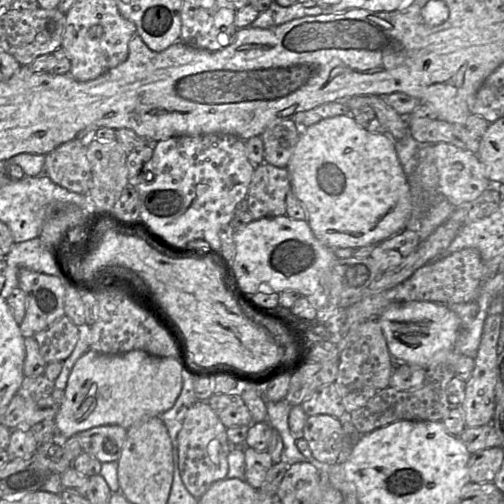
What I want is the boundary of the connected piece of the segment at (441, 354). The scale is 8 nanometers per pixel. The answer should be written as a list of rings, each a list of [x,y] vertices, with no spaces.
[[[428,301],[391,305],[379,315],[379,322],[391,356],[424,369],[435,366],[453,351],[460,326],[458,316],[447,305]]]

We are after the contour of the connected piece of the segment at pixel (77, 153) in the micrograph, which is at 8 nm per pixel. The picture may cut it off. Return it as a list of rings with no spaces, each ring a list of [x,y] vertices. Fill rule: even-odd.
[[[77,139],[57,146],[45,155],[44,173],[69,191],[88,194],[92,174],[86,147]]]

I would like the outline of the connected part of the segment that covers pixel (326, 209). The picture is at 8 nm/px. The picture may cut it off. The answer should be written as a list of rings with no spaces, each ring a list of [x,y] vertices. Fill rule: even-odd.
[[[351,114],[326,118],[312,126],[302,129],[299,141],[288,163],[287,170],[290,175],[291,190],[304,205],[307,211],[307,221],[312,232],[321,243],[331,249],[359,248],[369,244],[379,244],[403,231],[407,227],[407,222],[413,214],[411,186],[409,185],[408,177],[404,173],[399,161],[395,149],[395,140],[388,134],[370,133],[367,129],[360,127]]]

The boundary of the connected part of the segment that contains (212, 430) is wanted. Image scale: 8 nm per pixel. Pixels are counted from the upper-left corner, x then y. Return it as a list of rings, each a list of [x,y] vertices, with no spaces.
[[[198,400],[186,412],[177,441],[178,466],[182,481],[189,493],[199,499],[211,484],[227,477],[228,454],[231,451],[227,427],[207,401]]]

